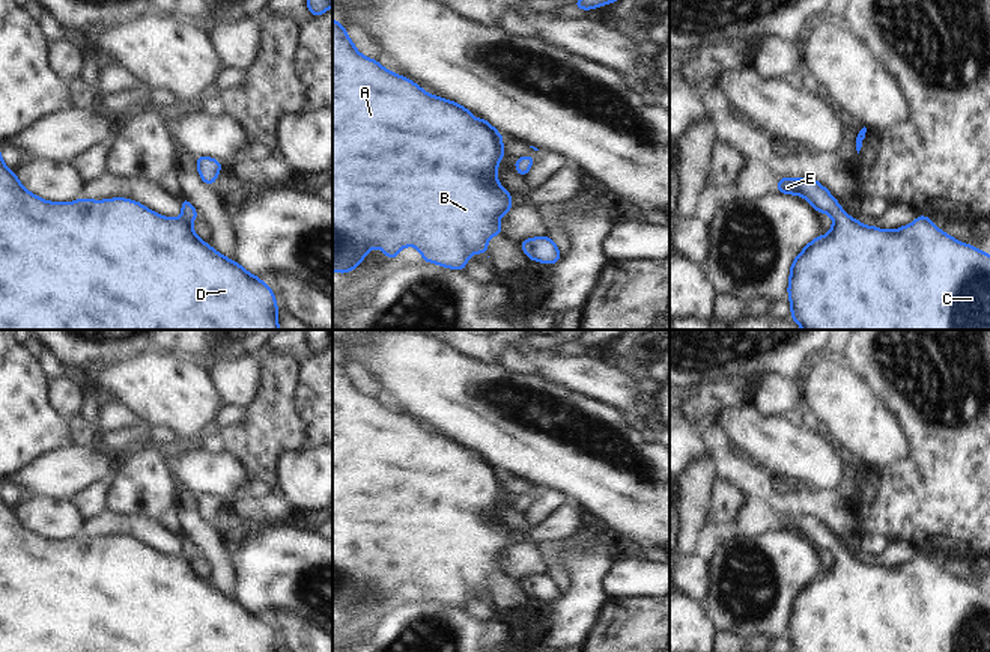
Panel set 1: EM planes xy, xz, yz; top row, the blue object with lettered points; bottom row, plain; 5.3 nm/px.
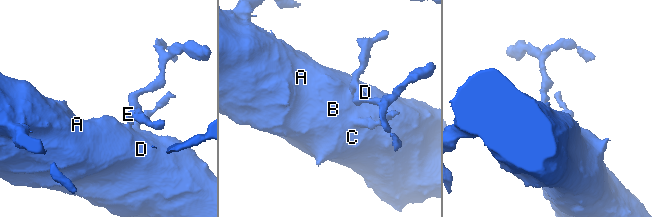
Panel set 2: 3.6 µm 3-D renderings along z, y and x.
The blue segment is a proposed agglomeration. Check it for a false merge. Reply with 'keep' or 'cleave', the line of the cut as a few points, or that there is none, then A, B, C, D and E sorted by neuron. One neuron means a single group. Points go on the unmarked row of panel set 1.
keep | no cut | A B C D E

